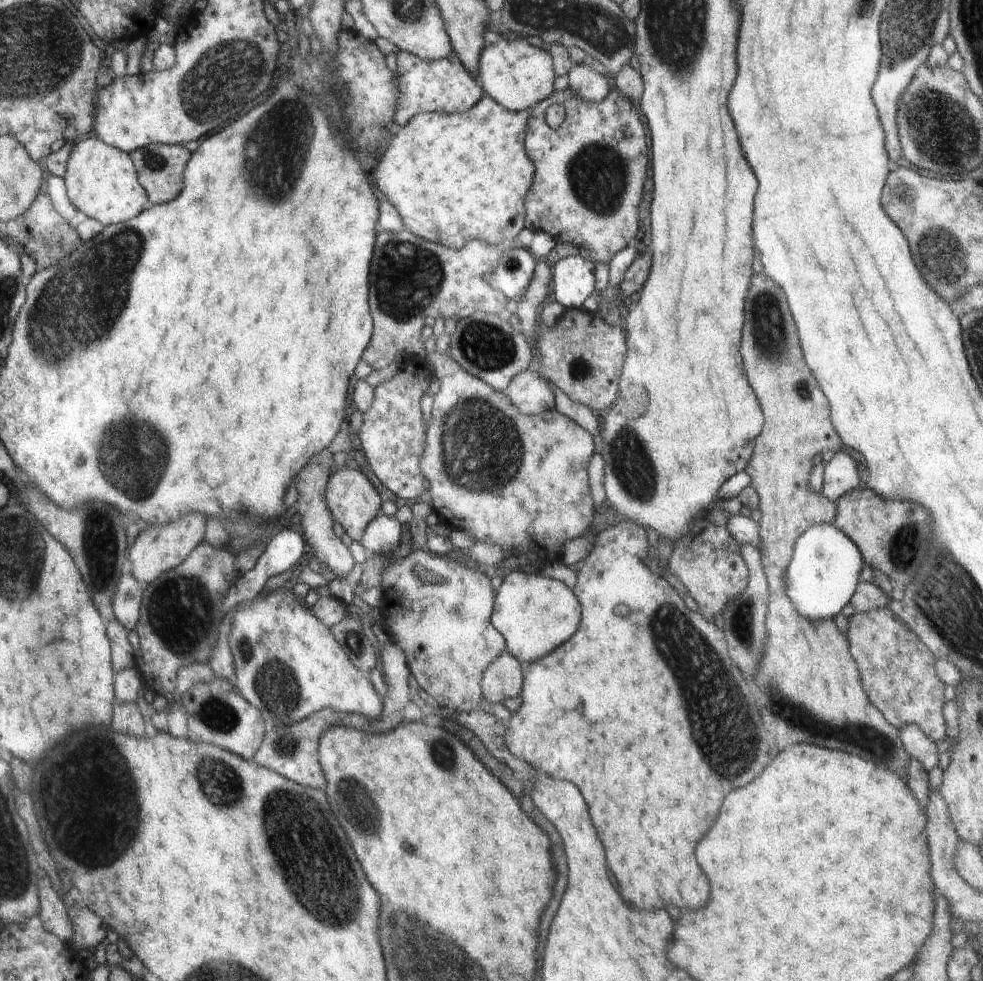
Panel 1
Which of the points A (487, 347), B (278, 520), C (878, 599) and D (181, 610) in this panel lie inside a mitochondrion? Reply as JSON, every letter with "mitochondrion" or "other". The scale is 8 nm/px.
{"A":"mitochondrion","B":"other","C":"other","D":"mitochondrion"}

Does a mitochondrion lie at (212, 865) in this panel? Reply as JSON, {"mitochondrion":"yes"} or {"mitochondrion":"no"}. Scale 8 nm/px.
{"mitochondrion":"no"}

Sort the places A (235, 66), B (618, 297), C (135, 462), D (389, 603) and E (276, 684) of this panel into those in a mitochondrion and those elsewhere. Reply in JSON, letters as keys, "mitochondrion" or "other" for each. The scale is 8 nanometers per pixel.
{"A":"mitochondrion","B":"other","C":"mitochondrion","D":"other","E":"mitochondrion"}

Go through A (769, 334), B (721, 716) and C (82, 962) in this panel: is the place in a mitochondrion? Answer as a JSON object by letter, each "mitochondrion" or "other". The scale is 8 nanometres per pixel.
{"A":"mitochondrion","B":"mitochondrion","C":"other"}

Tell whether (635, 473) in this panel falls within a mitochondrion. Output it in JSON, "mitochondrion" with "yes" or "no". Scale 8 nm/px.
{"mitochondrion":"yes"}

